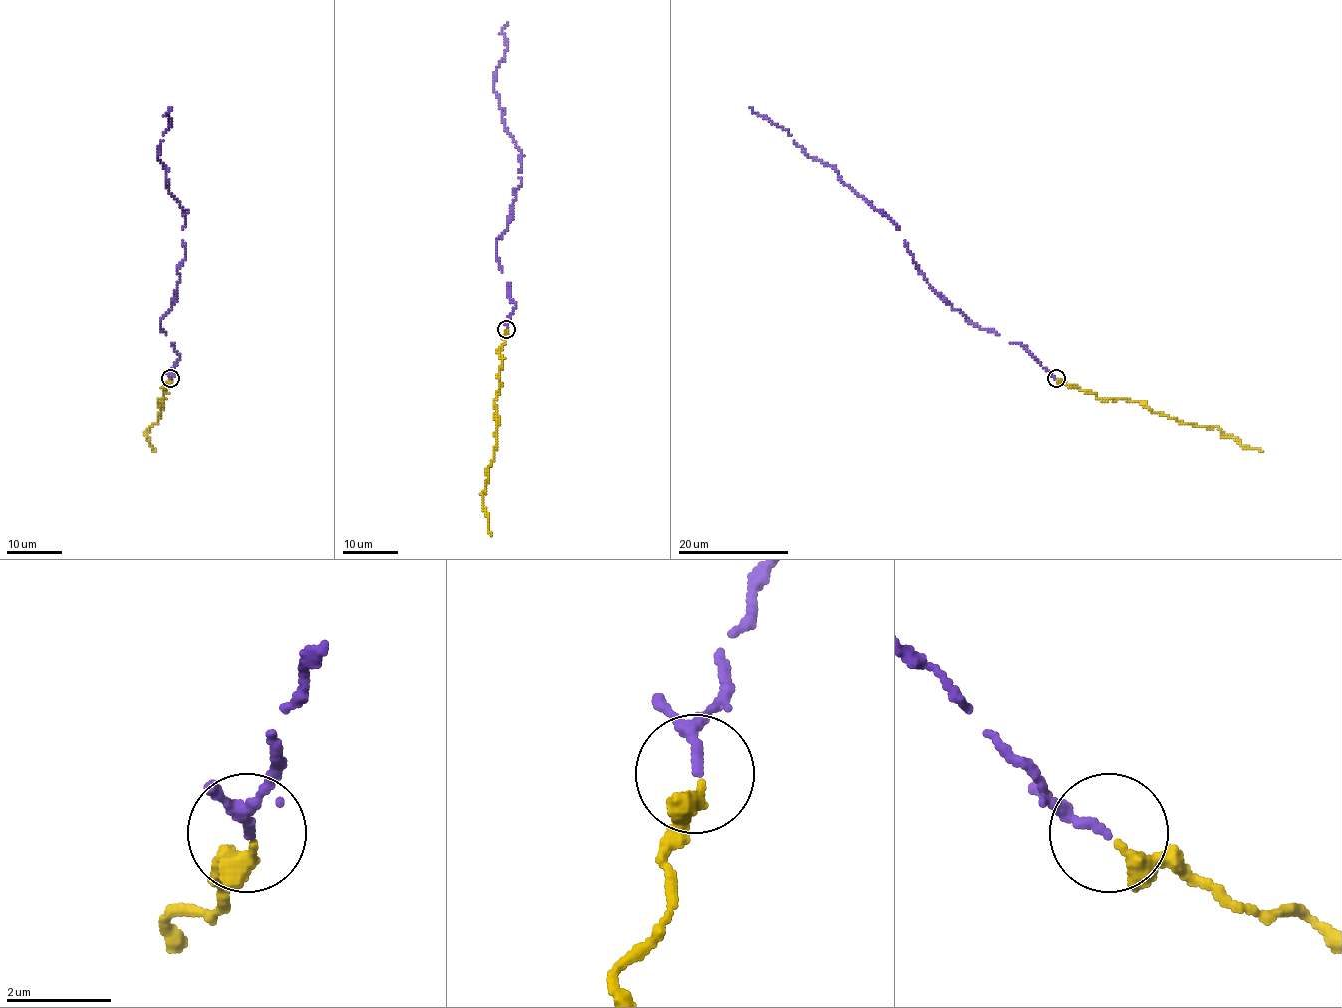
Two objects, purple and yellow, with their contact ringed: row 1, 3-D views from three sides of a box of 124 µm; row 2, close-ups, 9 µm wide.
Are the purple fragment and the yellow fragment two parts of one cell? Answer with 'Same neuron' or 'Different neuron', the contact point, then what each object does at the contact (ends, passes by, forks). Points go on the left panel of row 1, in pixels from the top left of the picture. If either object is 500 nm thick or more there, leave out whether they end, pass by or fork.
Same neuron. Place: (170, 378). At the ring purple passes by. At the ring yellow ends

